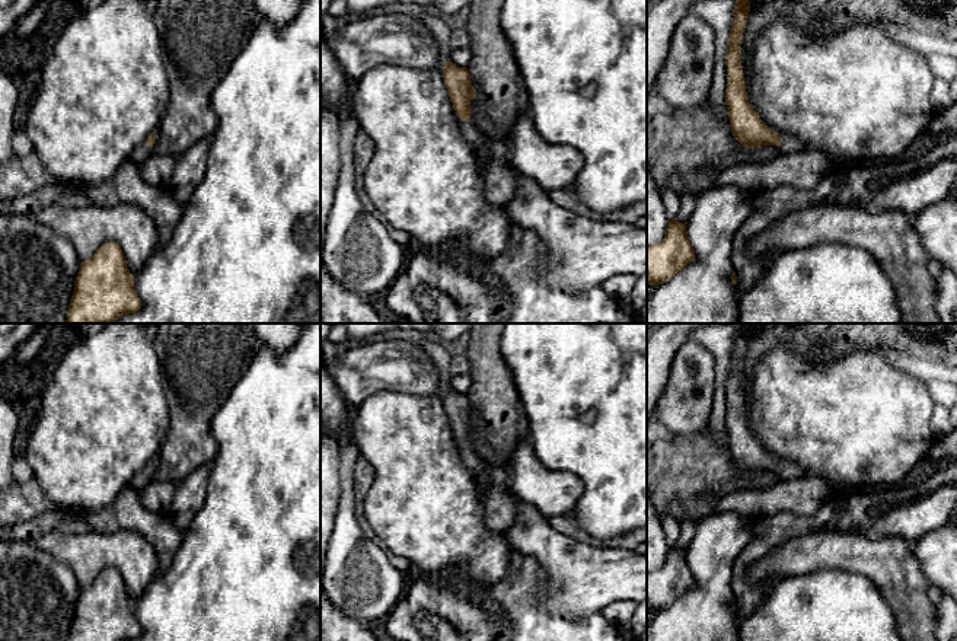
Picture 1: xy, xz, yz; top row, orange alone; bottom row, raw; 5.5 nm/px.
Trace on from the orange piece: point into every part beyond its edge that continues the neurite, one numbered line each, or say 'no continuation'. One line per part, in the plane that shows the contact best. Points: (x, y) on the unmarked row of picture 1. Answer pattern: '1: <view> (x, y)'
1: yz (788, 471)

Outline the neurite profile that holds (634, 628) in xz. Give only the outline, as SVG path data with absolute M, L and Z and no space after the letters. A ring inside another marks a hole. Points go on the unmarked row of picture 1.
M647 600L641 602L634 616L619 626L619 634L625 641L639 641L647 629Z

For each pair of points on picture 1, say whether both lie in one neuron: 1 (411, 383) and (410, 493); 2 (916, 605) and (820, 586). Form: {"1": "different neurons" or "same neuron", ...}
{"1": "different neurons", "2": "different neurons"}

